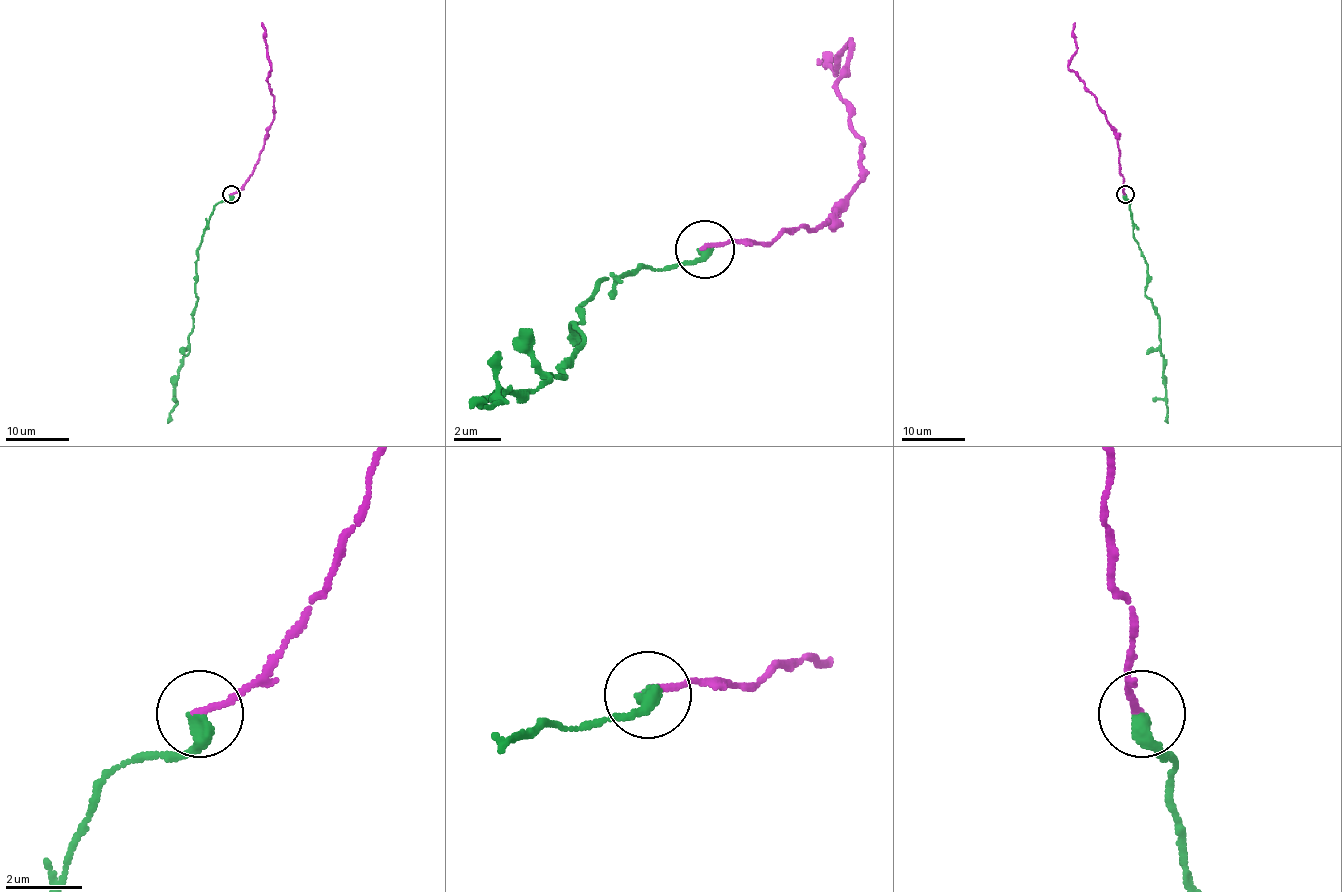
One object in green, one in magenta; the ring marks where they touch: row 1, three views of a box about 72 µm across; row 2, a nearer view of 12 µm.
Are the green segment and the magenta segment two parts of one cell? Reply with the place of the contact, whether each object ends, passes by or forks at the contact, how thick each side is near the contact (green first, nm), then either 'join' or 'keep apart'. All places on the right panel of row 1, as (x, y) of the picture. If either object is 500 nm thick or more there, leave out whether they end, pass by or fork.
place (1125, 194); green ends; magenta ends; calibres 400 and 170 nm; keep apart

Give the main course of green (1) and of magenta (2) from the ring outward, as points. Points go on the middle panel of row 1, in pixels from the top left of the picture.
1: (703, 250), (603, 280), (580, 309), (574, 333), (574, 321), (580, 345), (562, 374), (468, 409)
2: (703, 250), (809, 227), (862, 180), (862, 145), (839, 97), (850, 39), (833, 74), (827, 56), (815, 62)

